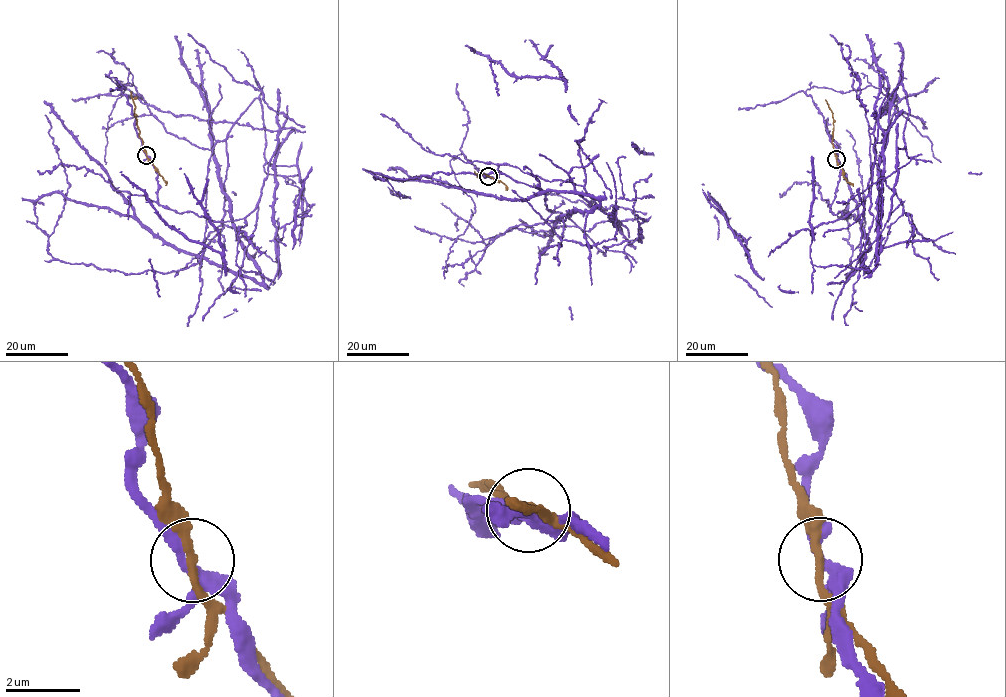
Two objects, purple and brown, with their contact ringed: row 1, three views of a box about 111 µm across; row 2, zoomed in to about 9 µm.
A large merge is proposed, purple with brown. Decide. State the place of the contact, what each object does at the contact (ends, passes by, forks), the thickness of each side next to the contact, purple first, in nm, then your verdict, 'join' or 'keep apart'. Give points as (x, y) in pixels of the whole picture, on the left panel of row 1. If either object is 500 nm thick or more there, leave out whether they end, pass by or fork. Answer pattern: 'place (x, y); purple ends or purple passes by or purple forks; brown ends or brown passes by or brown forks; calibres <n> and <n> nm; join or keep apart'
place (146, 155); purple forks; brown passes by; calibres 220 and 200 nm; keep apart

